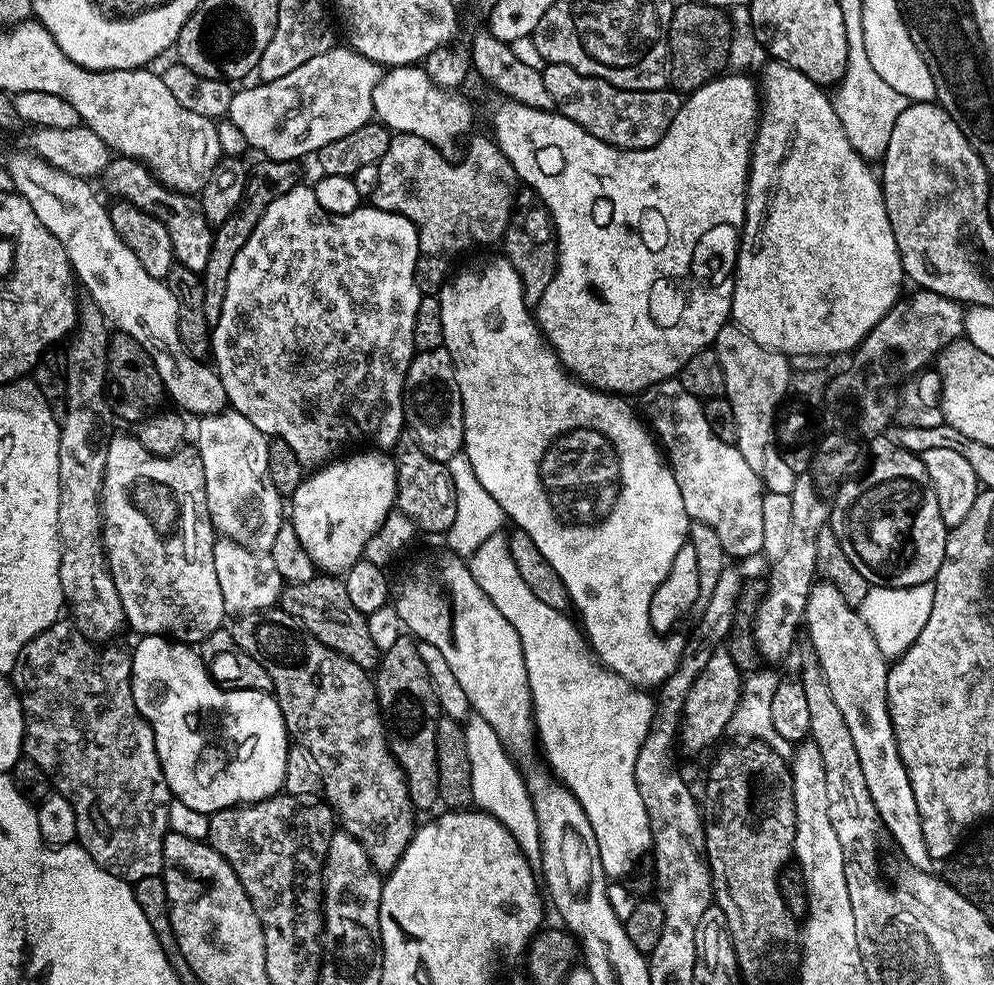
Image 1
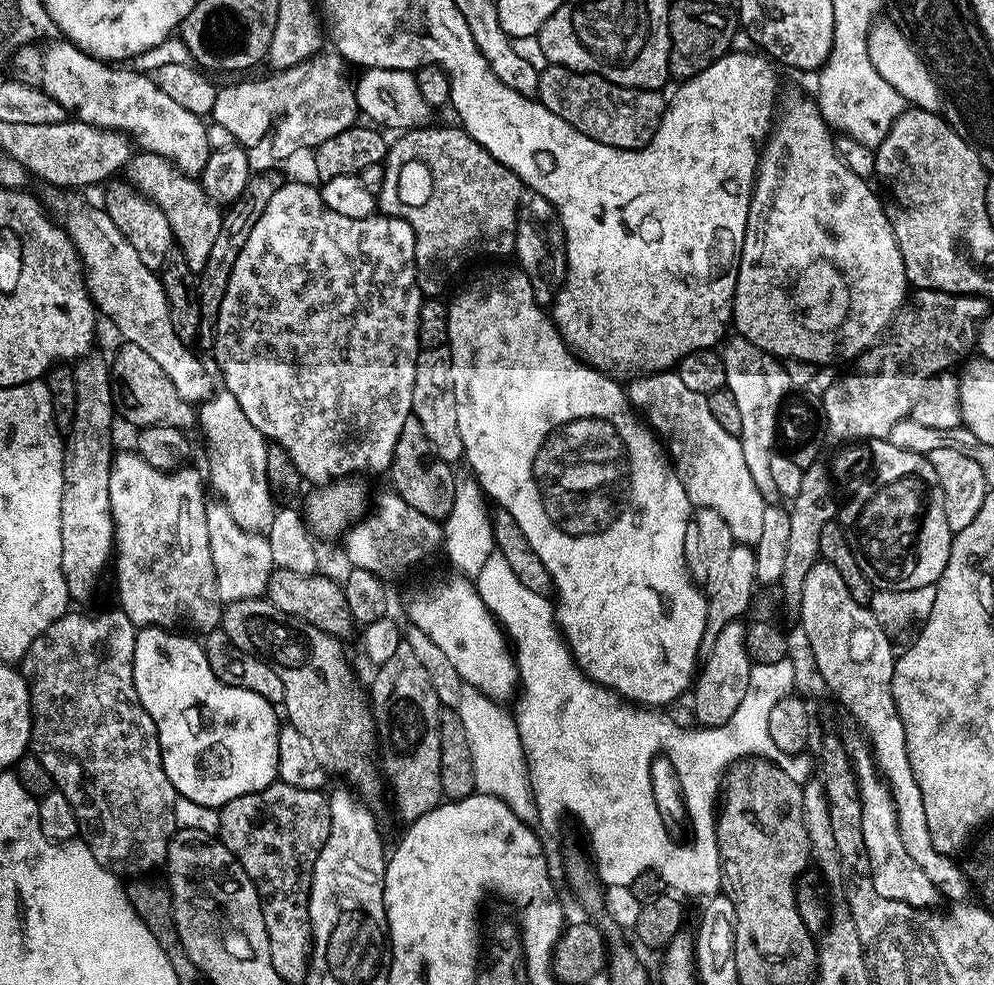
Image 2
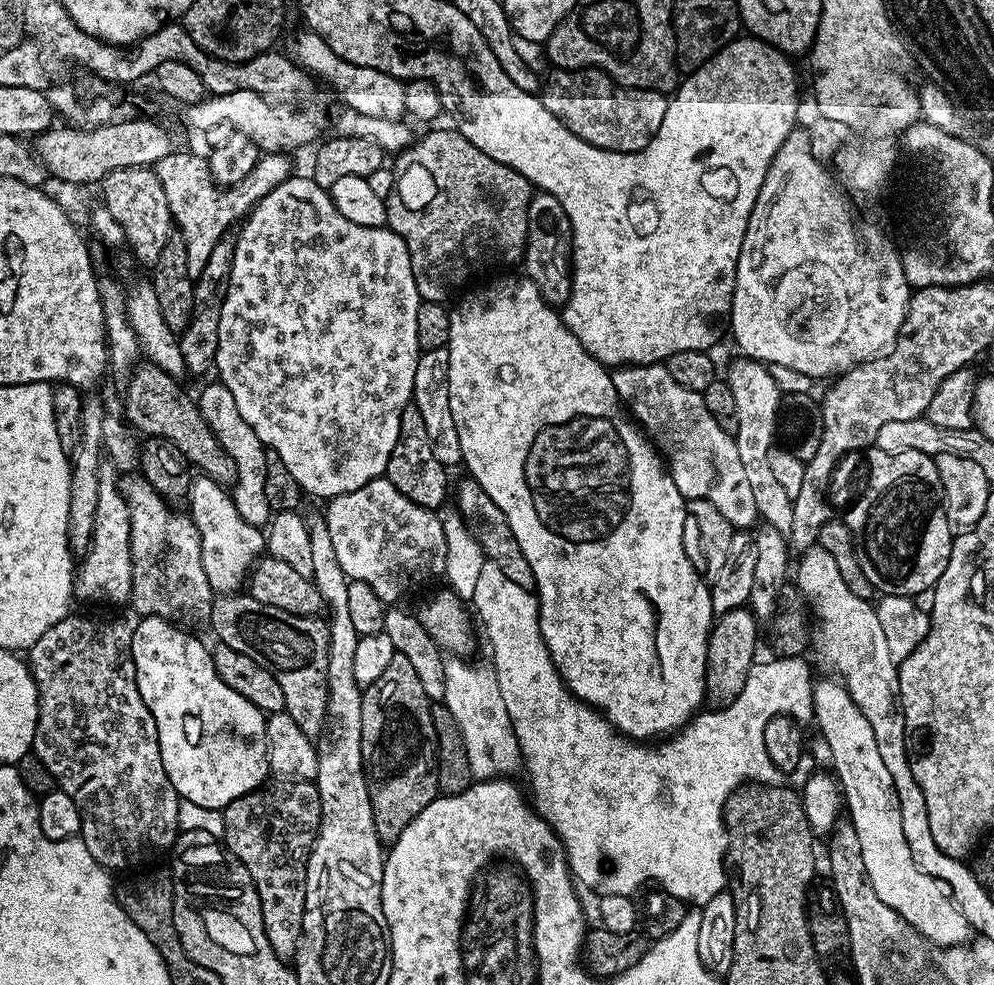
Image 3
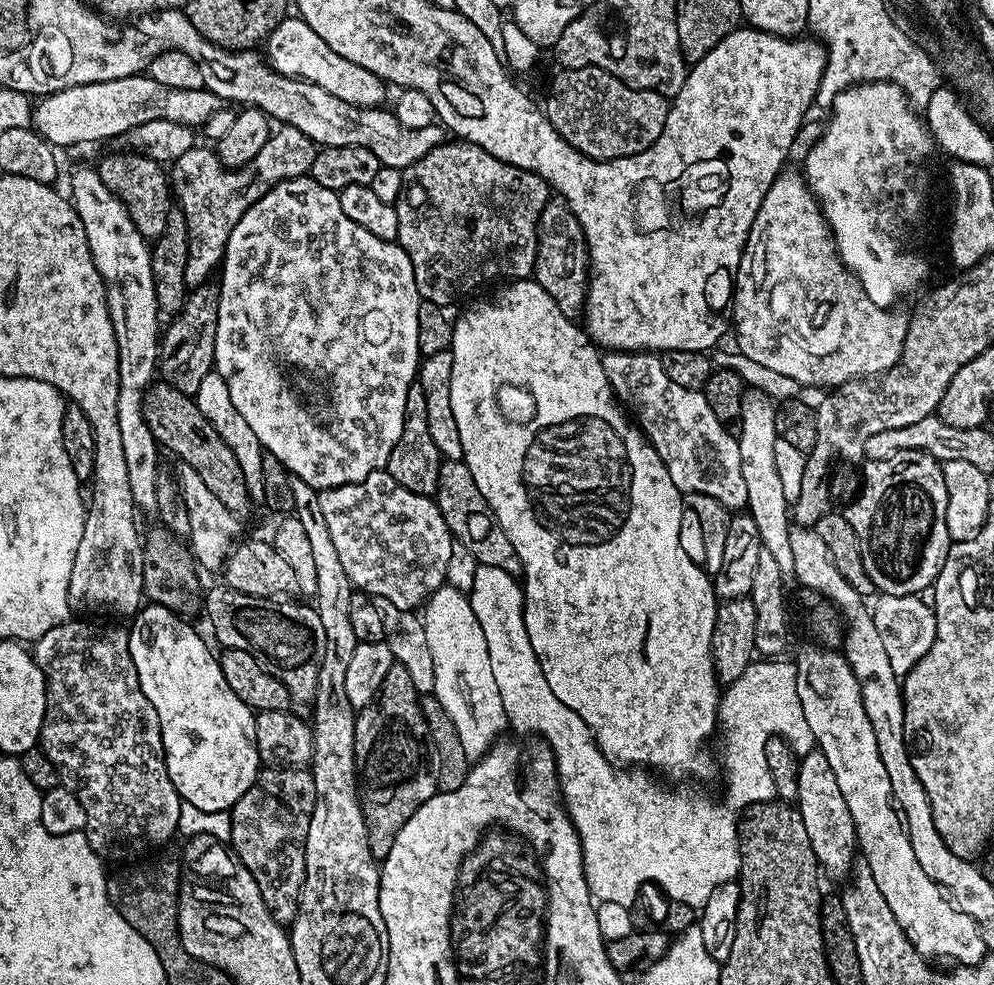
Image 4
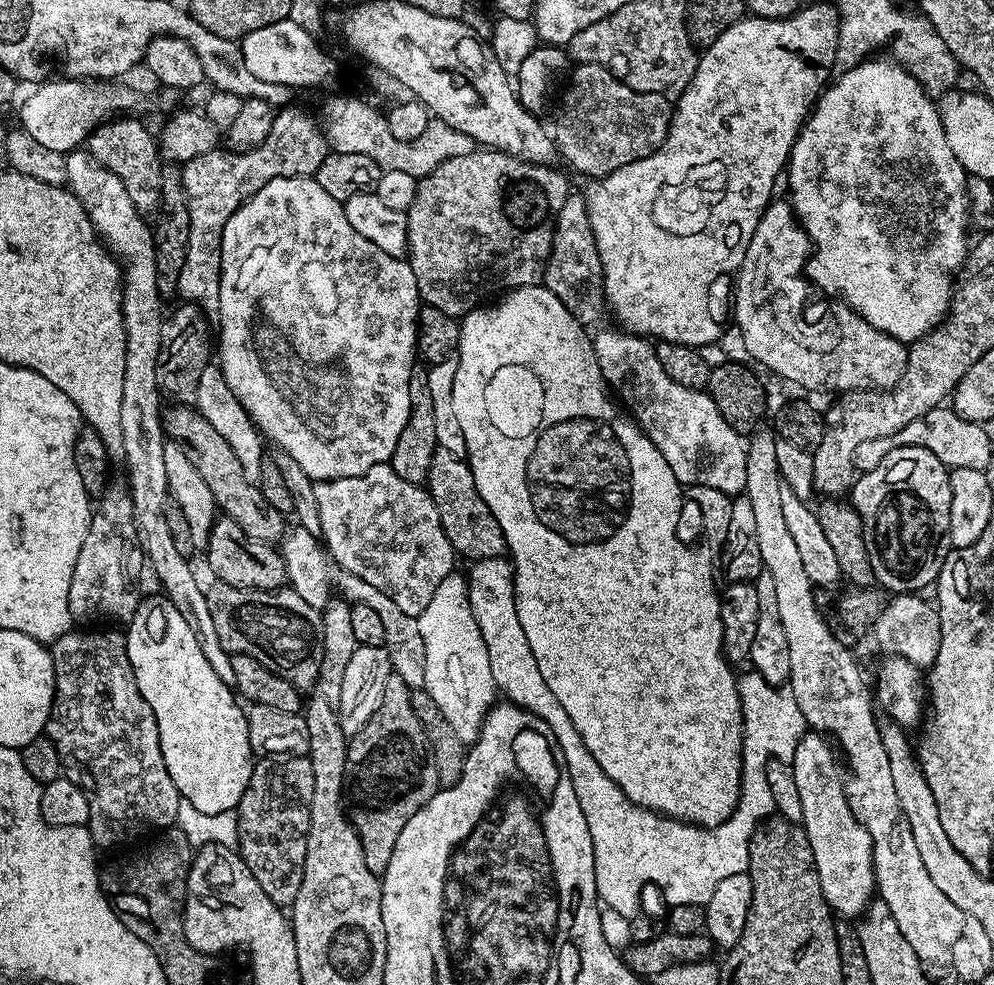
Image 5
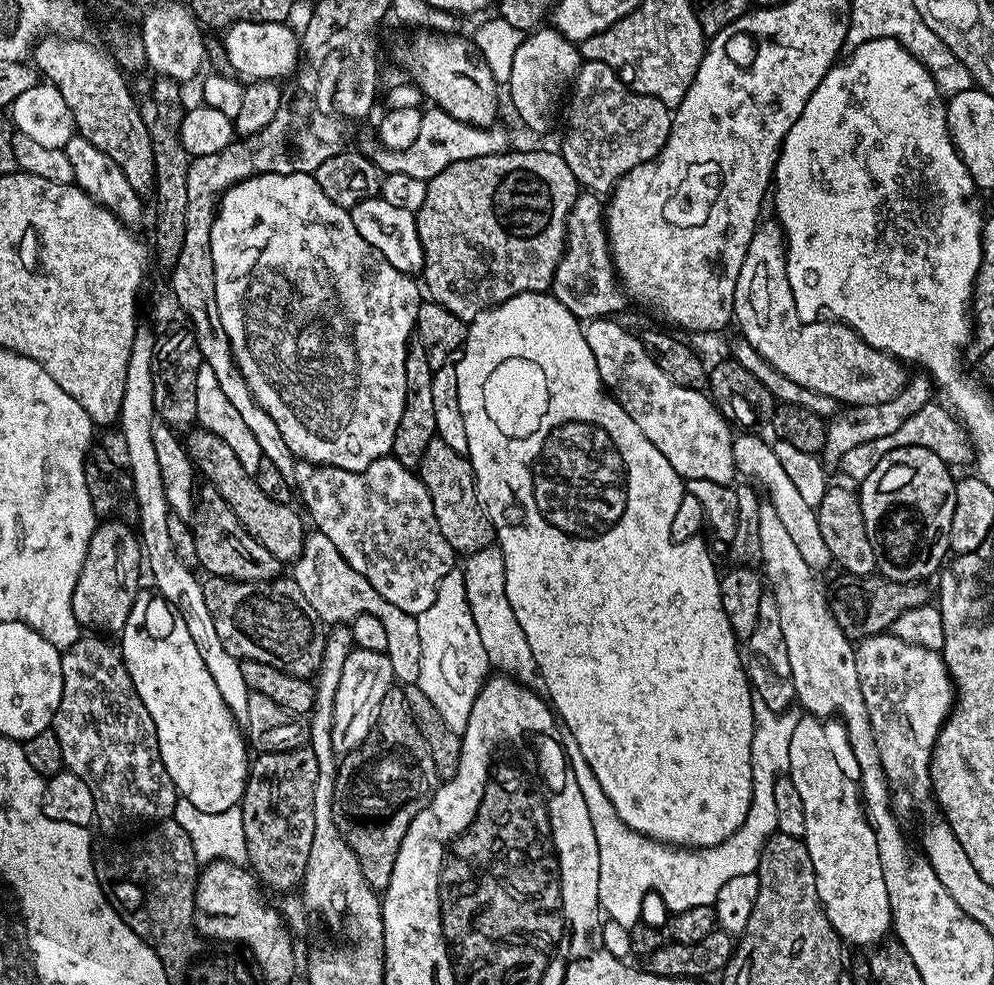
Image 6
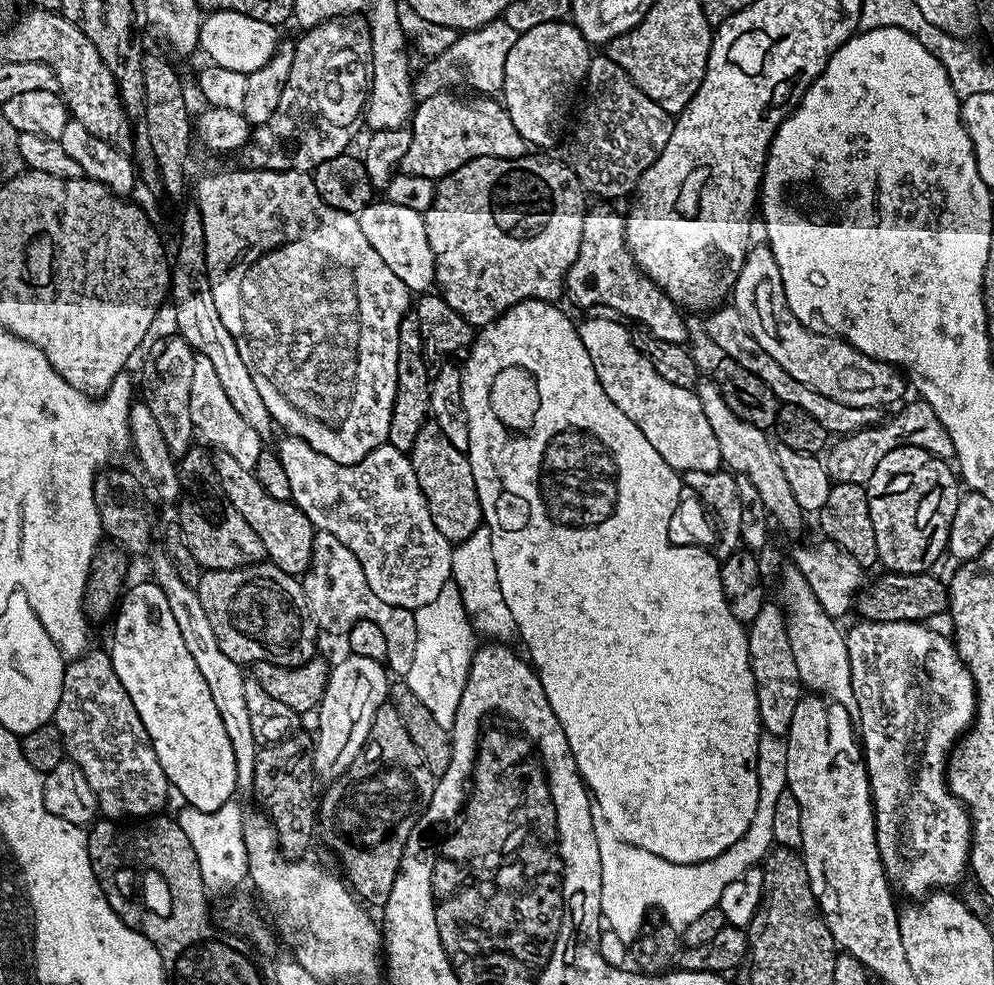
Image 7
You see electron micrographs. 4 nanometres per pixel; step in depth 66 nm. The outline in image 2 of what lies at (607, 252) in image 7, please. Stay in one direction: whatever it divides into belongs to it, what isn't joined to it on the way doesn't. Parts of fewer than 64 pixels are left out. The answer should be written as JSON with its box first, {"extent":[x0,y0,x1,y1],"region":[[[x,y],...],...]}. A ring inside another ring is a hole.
{"extent":[516,191,568,306],"region":[[[529,191],[520,197],[520,212],[516,215],[516,250],[519,271],[526,274],[534,290],[534,298],[542,306],[551,305],[564,282],[564,273],[568,270],[566,246],[560,215],[554,210],[551,202],[542,194]]]}

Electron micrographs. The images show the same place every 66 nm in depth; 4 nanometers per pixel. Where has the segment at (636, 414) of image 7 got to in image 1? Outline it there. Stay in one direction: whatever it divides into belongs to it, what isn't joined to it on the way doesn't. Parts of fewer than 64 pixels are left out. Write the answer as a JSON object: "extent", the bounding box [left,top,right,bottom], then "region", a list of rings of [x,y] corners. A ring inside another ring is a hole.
{"extent":[639,378,765,557],"region":[[[673,378],[650,385],[644,389],[639,400],[639,411],[646,417],[651,431],[658,437],[659,447],[678,482],[678,490],[682,490],[682,506],[686,506],[689,521],[697,520],[710,526],[718,534],[729,557],[763,553],[762,498],[765,491],[764,485],[760,483],[760,474],[753,470],[750,462],[746,462],[746,458],[742,458],[735,444],[722,442],[722,438],[718,438],[718,434],[710,430],[710,422],[706,422],[704,405],[700,397],[692,396],[680,385],[679,379]]]}

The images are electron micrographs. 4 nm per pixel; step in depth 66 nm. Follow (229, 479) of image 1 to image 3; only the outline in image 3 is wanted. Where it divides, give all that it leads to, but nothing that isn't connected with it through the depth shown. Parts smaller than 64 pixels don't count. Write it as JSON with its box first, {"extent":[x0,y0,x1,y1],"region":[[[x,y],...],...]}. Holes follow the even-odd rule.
{"extent":[198,382,270,526],"region":[[[219,382],[208,384],[198,395],[198,407],[202,418],[214,430],[222,450],[230,458],[234,458],[236,467],[236,483],[231,485],[230,493],[238,514],[246,522],[257,526],[264,526],[269,523],[270,509],[266,498],[266,449],[264,443],[254,434],[250,422],[242,418],[238,406],[234,403],[234,394],[226,390],[226,386]]]}

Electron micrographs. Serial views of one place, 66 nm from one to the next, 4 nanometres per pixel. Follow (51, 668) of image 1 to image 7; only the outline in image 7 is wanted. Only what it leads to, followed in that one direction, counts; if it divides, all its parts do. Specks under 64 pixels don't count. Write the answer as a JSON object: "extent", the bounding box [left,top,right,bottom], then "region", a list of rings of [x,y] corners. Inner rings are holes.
{"extent":[54,650,170,822],"region":[[[89,650],[65,667],[62,698],[54,723],[64,739],[67,759],[73,760],[82,774],[86,774],[86,782],[90,782],[90,790],[96,795],[96,807],[107,819],[124,822],[127,816],[147,818],[165,811],[170,785],[162,770],[162,762],[158,762],[158,754],[154,754],[152,740],[138,710],[134,710],[130,694],[126,694],[122,682],[118,682],[118,674],[114,674],[112,657],[107,651]]]}

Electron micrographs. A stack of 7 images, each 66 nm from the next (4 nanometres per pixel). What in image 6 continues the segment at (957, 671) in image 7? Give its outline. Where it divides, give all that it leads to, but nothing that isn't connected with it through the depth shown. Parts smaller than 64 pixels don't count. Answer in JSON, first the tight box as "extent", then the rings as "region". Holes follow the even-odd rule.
{"extent":[855,634,954,809],"region":[[[868,634],[855,645],[856,665],[858,666],[858,682],[862,686],[862,696],[866,698],[866,710],[870,714],[870,726],[874,730],[874,742],[878,746],[878,758],[882,762],[884,777],[887,778],[891,791],[894,793],[894,804],[897,809],[908,808],[912,799],[924,800],[930,796],[932,787],[932,751],[936,745],[938,734],[942,730],[944,721],[948,719],[948,713],[954,707],[954,685],[952,675],[944,664],[944,657],[939,651],[926,649],[920,645],[914,645],[903,641],[902,638],[893,634]]]}

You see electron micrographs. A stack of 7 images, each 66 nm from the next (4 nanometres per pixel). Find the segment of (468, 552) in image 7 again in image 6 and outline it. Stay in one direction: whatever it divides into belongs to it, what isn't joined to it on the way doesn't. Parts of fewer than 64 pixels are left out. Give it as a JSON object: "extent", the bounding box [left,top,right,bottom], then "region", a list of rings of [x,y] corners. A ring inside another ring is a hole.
{"extent":[462,547,538,685],"region":[[[499,547],[480,549],[464,561],[462,571],[466,582],[466,602],[470,602],[470,614],[474,614],[474,626],[478,626],[489,665],[497,673],[511,676],[522,684],[535,685],[538,669],[534,655],[530,654],[530,642],[526,642],[526,634],[522,634],[522,626],[518,626],[518,618],[514,618],[514,610],[510,610],[510,602],[506,599],[506,574]]]}

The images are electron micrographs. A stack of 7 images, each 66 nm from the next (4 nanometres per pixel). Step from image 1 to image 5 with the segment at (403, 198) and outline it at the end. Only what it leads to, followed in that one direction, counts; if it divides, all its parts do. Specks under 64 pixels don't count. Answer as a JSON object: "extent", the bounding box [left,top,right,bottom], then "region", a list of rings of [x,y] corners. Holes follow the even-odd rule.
{"extent":[405,150,570,318],"region":[[[477,150],[470,154],[462,154],[442,162],[434,171],[419,179],[414,202],[405,212],[407,218],[408,261],[418,285],[421,303],[427,307],[442,310],[444,314],[453,318],[463,317],[477,305],[482,288],[486,285],[502,284],[502,288],[511,290],[522,285],[537,283],[542,276],[543,262],[547,259],[552,244],[552,231],[549,216],[561,208],[562,202],[570,194],[565,176],[549,165],[538,164],[532,161],[518,159],[517,156],[508,156],[505,152],[495,150]]]}

